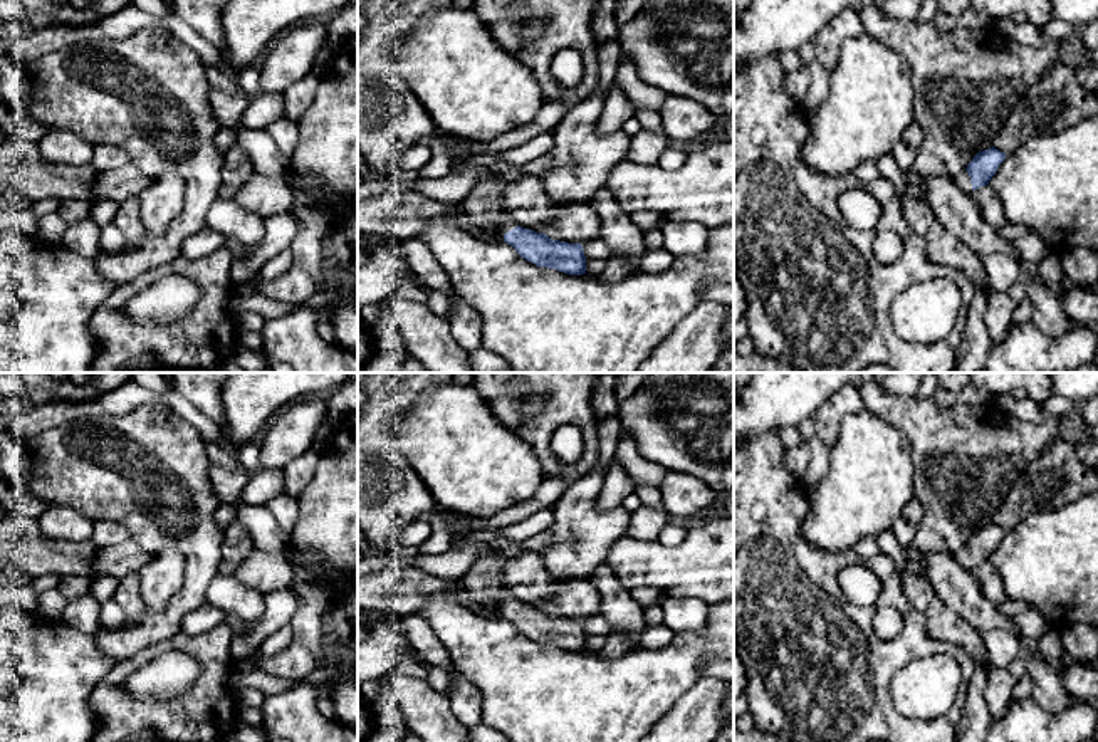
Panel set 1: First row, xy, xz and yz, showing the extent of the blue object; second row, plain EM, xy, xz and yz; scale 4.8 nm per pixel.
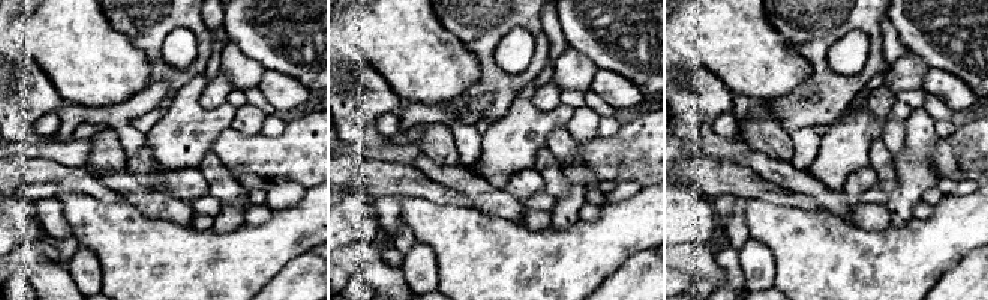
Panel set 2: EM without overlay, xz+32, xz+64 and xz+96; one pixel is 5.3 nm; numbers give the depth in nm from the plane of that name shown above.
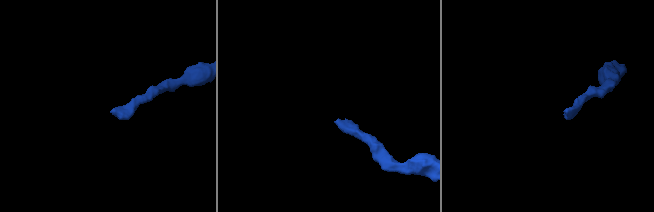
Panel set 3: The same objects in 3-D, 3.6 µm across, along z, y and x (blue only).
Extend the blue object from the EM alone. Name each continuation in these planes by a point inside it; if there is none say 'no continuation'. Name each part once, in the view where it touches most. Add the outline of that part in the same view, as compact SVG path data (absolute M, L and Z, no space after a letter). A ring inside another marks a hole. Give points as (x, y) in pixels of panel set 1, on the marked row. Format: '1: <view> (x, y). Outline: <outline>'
1: yz (962, 180). Outline: M964 170L962 173L959 173L955 178L955 183L960 190L964 190L965 193L972 191L972 183L970 183L970 176L967 173L967 170Z

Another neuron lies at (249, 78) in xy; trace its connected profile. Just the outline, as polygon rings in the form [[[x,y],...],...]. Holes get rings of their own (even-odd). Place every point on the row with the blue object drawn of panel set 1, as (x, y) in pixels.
[[[259,64],[243,67],[238,74],[240,87],[245,94],[257,96],[260,92],[260,69]]]

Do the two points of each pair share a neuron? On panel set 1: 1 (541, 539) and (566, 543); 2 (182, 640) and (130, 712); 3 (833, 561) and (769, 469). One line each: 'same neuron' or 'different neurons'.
1: different neurons
2: same neuron
3: same neuron

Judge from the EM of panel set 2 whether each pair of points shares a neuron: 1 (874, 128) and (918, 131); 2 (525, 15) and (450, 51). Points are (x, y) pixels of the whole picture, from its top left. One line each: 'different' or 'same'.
1: different
2: different

